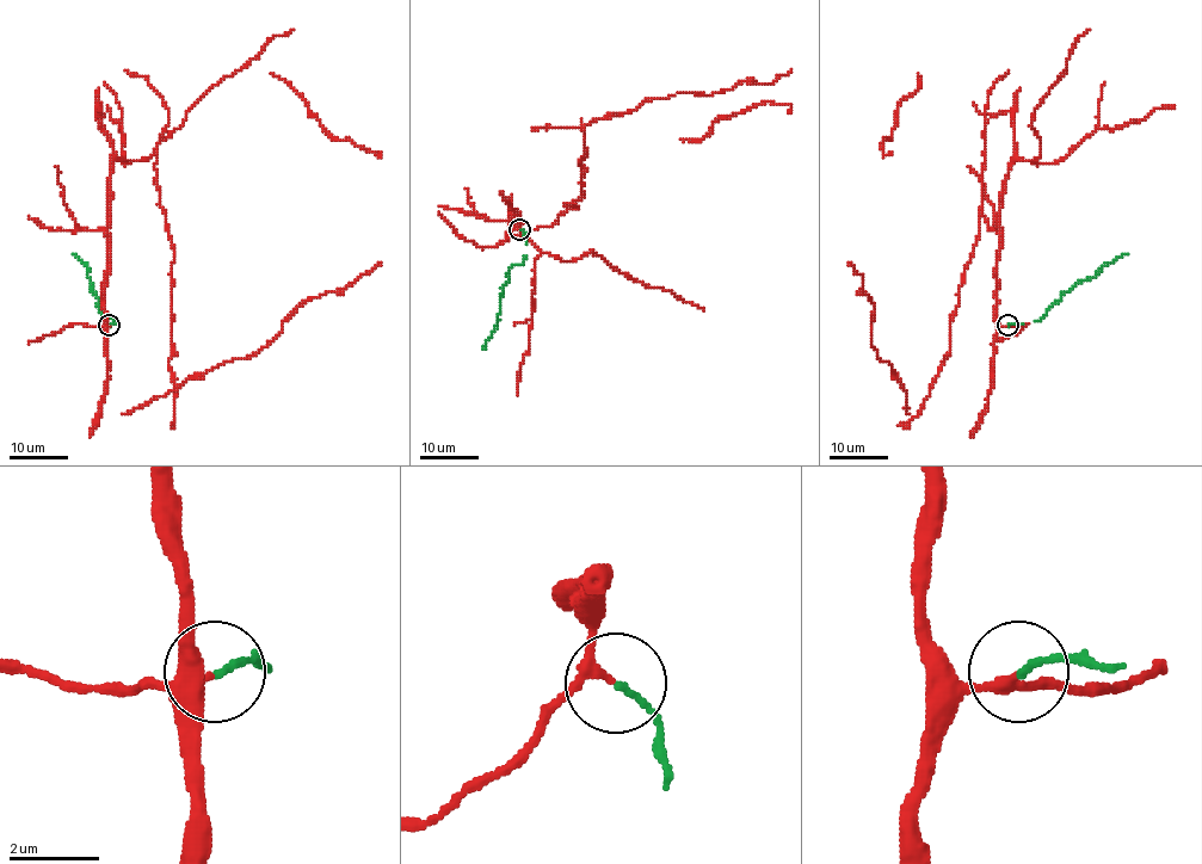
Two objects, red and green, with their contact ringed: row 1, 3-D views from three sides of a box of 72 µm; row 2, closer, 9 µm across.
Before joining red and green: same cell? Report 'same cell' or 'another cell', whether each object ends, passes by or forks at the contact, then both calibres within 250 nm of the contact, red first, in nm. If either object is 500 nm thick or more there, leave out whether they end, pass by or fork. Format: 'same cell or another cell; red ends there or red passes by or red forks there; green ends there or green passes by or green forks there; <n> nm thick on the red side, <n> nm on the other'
same cell; red passes by; green ends there; 200 nm thick on the red side, 130 nm on the other

